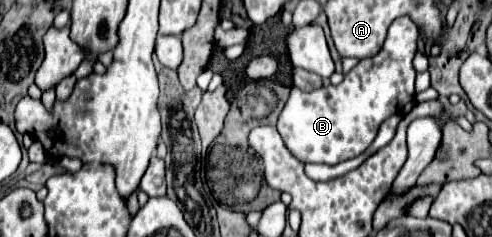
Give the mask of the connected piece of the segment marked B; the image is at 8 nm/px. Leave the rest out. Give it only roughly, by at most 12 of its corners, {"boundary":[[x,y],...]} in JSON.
{"boundary":[[395,18],[339,86],[293,86],[277,122],[301,162],[365,152],[415,96],[419,30]]}

